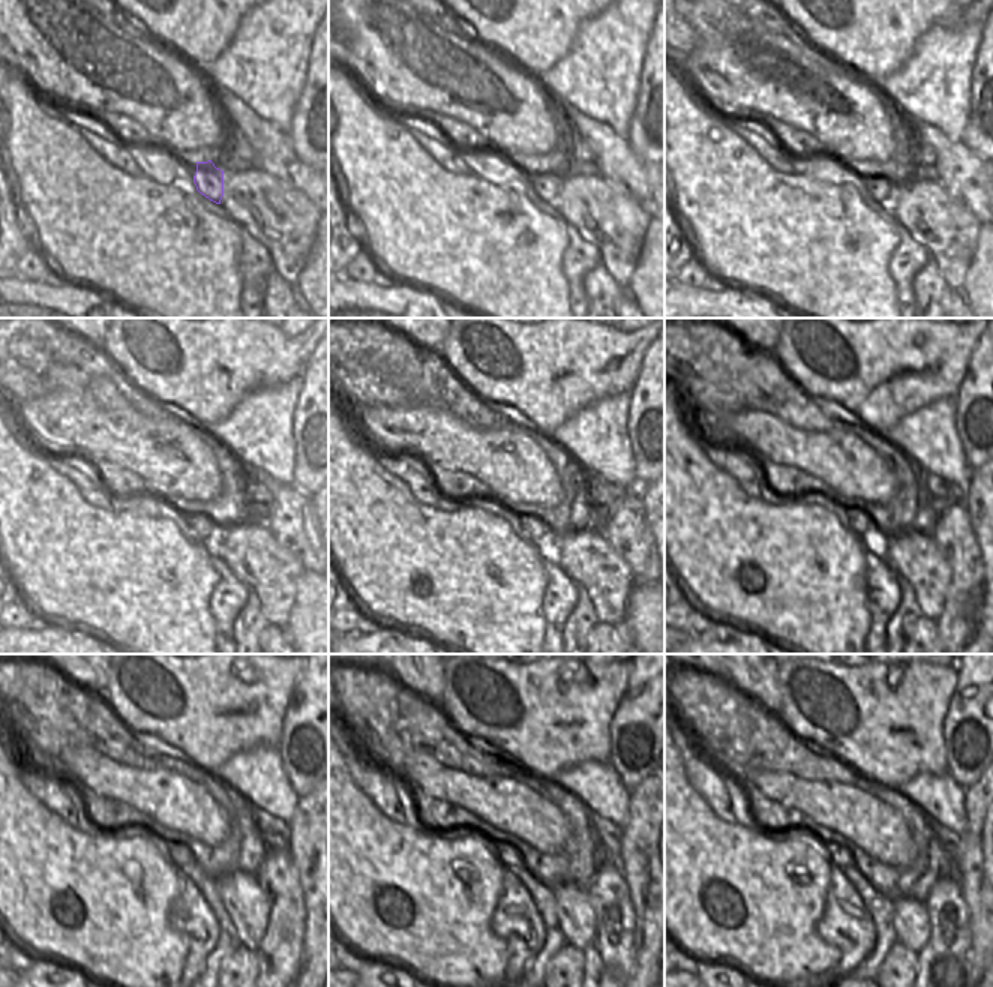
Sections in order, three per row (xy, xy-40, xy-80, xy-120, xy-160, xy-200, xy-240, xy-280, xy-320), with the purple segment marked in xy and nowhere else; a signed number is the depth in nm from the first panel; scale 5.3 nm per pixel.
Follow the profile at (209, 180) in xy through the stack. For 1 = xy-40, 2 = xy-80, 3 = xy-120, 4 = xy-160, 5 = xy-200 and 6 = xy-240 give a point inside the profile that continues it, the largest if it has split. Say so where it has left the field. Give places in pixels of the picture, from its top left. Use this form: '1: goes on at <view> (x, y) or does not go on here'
1: goes on at xy-40 (545, 182)
2: goes on at xy-80 (881, 185)
3: goes on at xy-120 (207, 525)
4: goes on at xy-160 (536, 525)
5: goes on at xy-200 (858, 518)
6: goes on at xy-240 (174, 854)

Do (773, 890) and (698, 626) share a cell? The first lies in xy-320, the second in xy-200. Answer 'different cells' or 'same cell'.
different cells

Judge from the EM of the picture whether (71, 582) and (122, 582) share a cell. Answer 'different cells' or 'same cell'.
same cell

